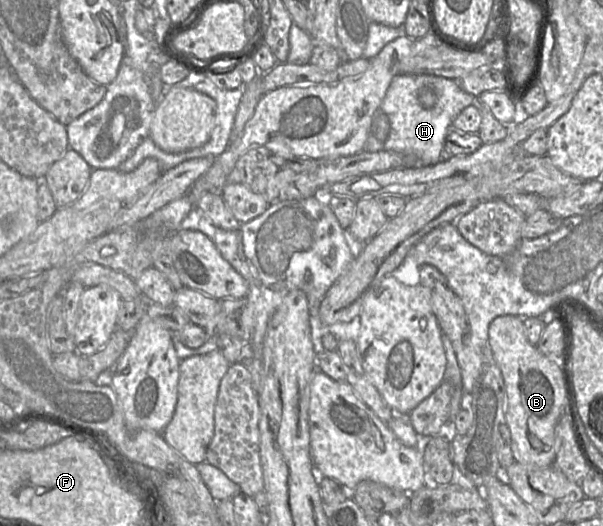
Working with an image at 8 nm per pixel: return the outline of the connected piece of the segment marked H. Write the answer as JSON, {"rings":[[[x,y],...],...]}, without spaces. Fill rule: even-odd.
{"rings":[[[421,74],[396,76],[381,105],[381,112],[389,119],[389,135],[384,142],[380,141],[375,135],[373,122],[364,150],[368,152],[390,150],[407,157],[416,157],[418,160],[416,167],[432,166],[448,157],[454,157],[445,155],[448,131],[461,111],[477,101],[478,97],[463,91],[459,82],[455,80]],[[424,86],[432,86],[437,94],[437,103],[432,109],[426,109],[420,102],[419,93]]]}

